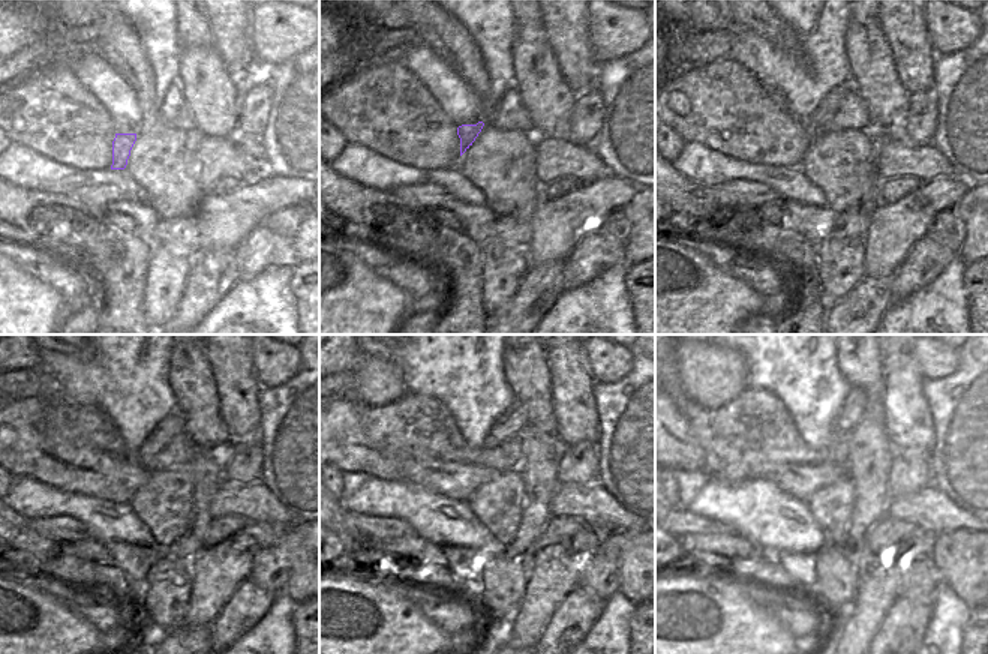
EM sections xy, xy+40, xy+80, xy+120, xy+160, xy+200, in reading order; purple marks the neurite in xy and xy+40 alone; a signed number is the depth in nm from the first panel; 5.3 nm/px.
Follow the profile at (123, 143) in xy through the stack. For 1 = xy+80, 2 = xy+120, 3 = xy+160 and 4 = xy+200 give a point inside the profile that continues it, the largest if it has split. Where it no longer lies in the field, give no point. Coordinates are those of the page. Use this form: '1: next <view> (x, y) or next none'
1: next xy+80 (826, 108)
2: next xy+120 (171, 426)
3: next xy+160 (511, 423)
4: next xy+200 (853, 410)

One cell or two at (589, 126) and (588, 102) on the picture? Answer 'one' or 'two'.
one

